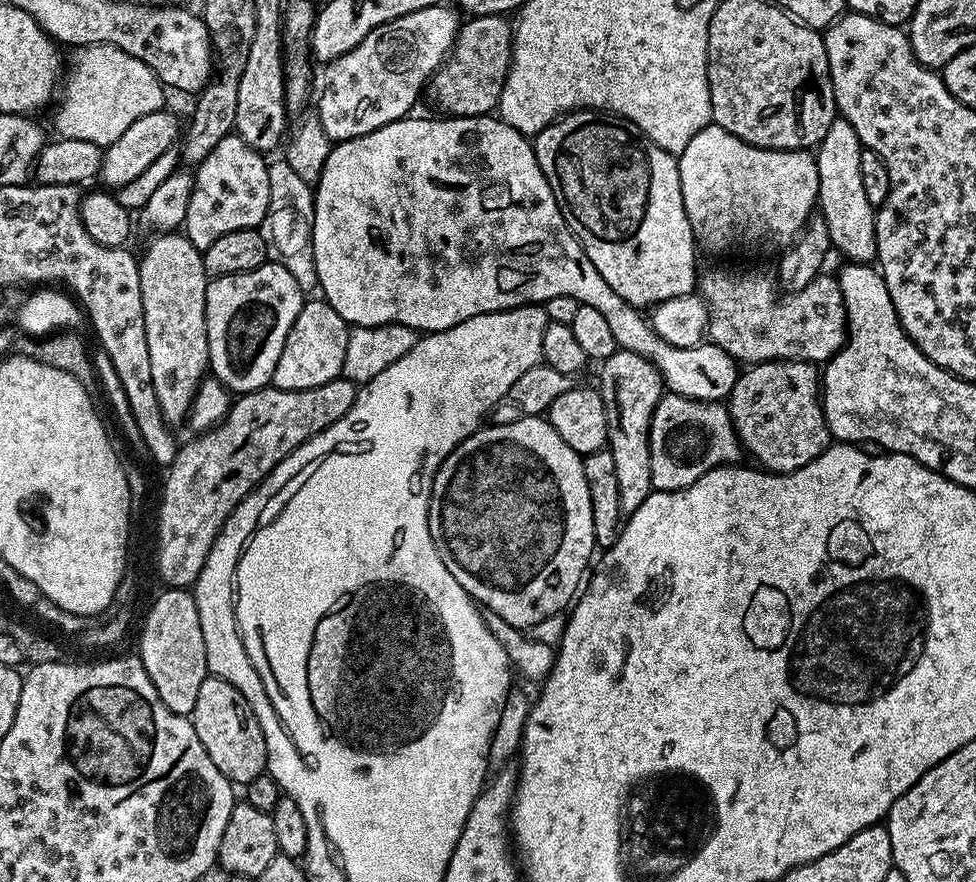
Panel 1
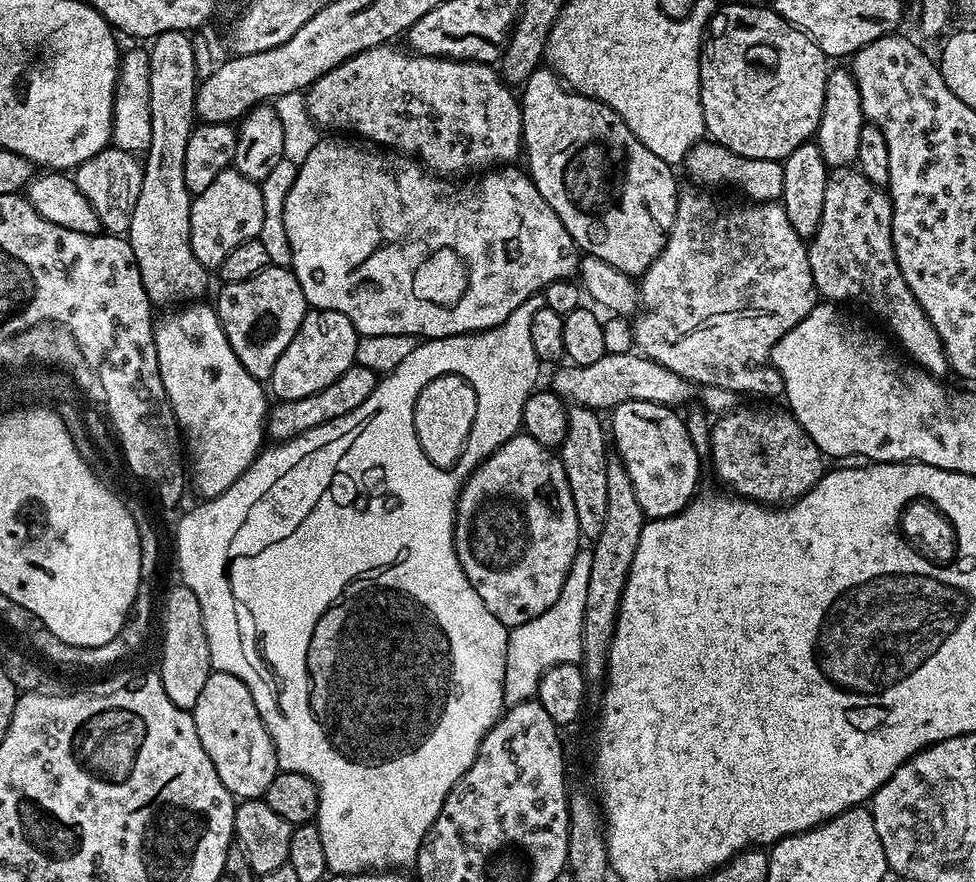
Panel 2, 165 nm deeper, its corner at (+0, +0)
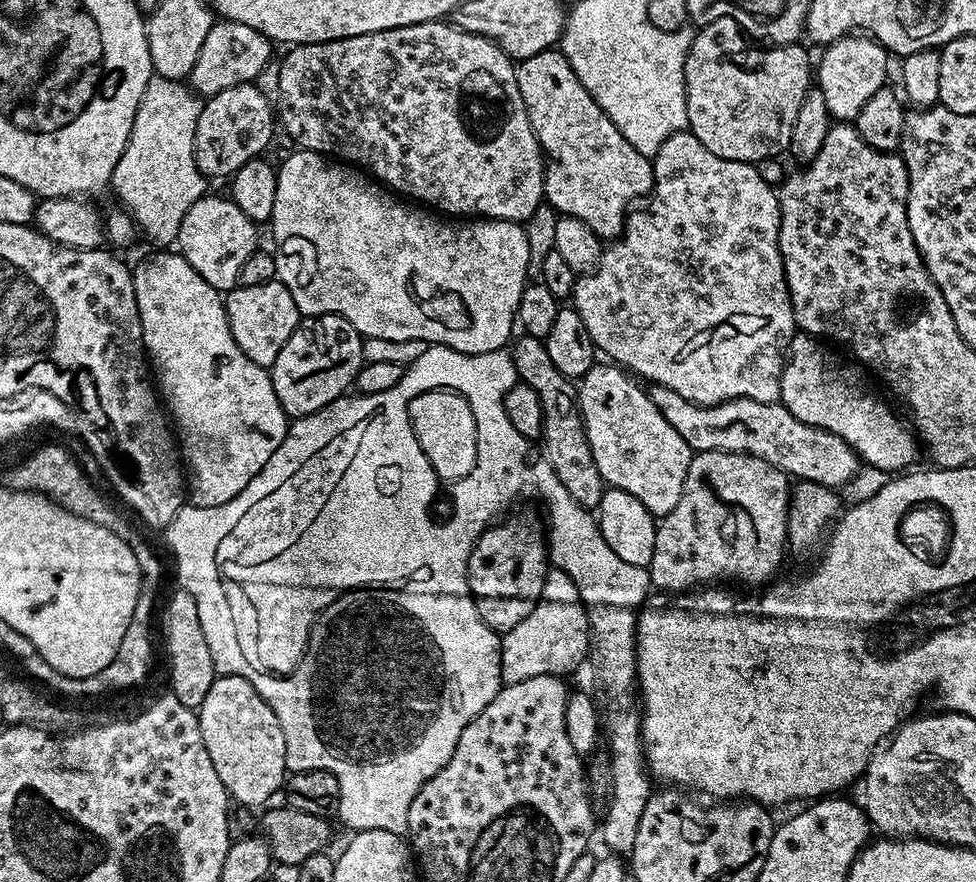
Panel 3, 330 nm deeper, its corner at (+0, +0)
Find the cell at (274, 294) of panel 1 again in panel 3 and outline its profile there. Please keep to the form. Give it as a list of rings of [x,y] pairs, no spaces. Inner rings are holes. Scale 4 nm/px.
[[[274,279],[262,282],[262,286],[237,286],[224,296],[224,309],[230,322],[230,330],[234,334],[234,342],[246,354],[246,358],[261,366],[271,366],[278,350],[294,334],[302,313],[294,302],[290,290]]]

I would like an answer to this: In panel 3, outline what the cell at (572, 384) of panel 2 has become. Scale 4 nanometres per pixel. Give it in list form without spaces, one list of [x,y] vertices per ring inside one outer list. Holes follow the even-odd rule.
[[[653,387],[654,406],[682,434],[693,453],[745,452],[762,458],[787,472],[797,481],[809,480],[833,490],[840,490],[862,467],[857,452],[838,434],[830,434],[818,426],[810,426],[777,402],[754,402],[750,398],[724,400],[721,404],[695,404],[669,388]]]

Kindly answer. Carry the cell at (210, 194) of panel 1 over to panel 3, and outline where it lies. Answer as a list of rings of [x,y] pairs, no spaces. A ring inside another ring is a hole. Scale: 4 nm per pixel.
[[[206,194],[186,214],[180,223],[176,235],[176,244],[181,256],[214,286],[216,291],[227,294],[239,285],[238,270],[242,270],[246,258],[258,251],[256,244],[256,230],[258,224],[252,221],[229,199],[227,195],[212,196]]]

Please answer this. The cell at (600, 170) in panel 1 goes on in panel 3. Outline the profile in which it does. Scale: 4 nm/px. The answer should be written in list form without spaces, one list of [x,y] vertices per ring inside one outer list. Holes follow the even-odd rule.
[[[539,52],[519,61],[516,81],[546,161],[544,200],[552,203],[560,216],[582,218],[601,241],[615,241],[624,231],[632,200],[647,197],[652,191],[651,159],[638,154],[622,138],[618,126],[606,118],[586,86],[578,82],[578,74],[574,74],[563,52]]]

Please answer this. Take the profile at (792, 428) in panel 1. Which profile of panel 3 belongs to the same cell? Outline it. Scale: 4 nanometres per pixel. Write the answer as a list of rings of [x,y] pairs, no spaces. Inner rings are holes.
[[[745,452],[695,453],[686,470],[686,482],[682,498],[678,498],[678,506],[674,506],[674,510],[663,516],[656,526],[650,565],[651,587],[661,588],[664,592],[684,592],[687,588],[696,590],[701,586],[724,582],[720,580],[767,585],[777,575],[776,567],[784,552],[786,556],[792,490],[787,472],[757,456]]]

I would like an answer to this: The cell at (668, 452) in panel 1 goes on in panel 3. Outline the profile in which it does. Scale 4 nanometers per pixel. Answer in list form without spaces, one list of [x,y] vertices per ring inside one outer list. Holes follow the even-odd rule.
[[[608,362],[602,364],[593,366],[578,384],[580,413],[598,474],[602,474],[608,488],[634,494],[653,517],[662,518],[682,498],[686,470],[694,453],[682,434],[662,418],[651,395],[643,392],[625,369]]]

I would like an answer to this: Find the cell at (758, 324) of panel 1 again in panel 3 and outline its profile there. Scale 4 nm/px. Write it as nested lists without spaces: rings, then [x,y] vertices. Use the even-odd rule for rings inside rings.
[[[687,130],[666,138],[656,156],[651,157],[651,162],[652,191],[646,200],[648,208],[637,207],[629,211],[619,239],[609,243],[601,251],[600,259],[596,261],[596,267],[592,271],[583,273],[577,279],[570,297],[571,307],[575,308],[582,322],[586,322],[590,338],[603,355],[605,352],[609,356],[605,356],[609,361],[637,377],[645,376],[646,379],[653,380],[653,385],[674,390],[674,394],[682,394],[682,398],[695,404],[721,404],[724,400],[742,398],[750,398],[754,402],[777,403],[780,399],[780,375],[784,369],[786,353],[797,331],[778,246],[780,197],[777,189],[765,182],[756,164],[718,158],[718,154],[710,154],[710,150],[706,150],[706,146],[702,146],[702,142],[698,142],[698,138],[694,138],[694,134]]]

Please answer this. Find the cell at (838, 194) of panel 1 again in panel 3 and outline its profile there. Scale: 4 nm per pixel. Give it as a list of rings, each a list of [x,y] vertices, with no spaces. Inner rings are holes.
[[[849,34],[823,49],[824,57],[818,60],[818,87],[826,98],[826,110],[833,121],[855,121],[858,110],[866,106],[872,95],[885,87],[890,53],[867,34]]]

